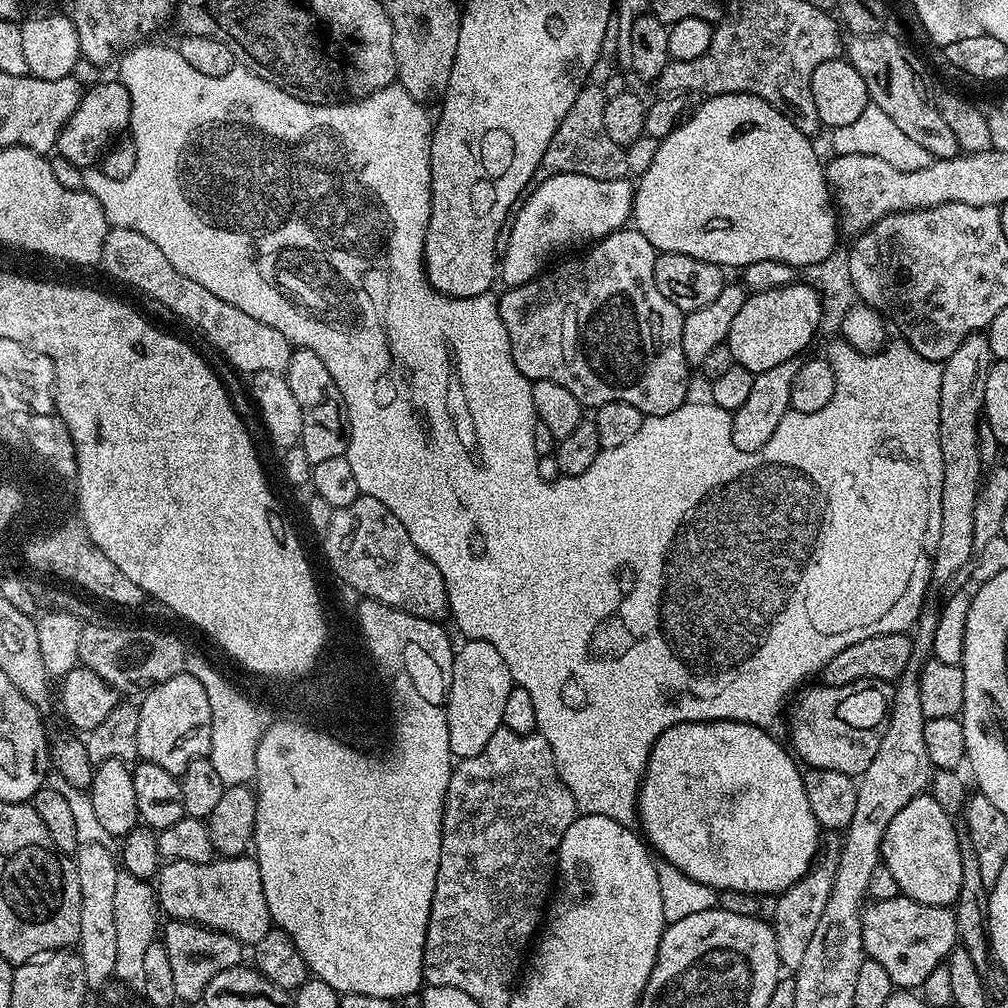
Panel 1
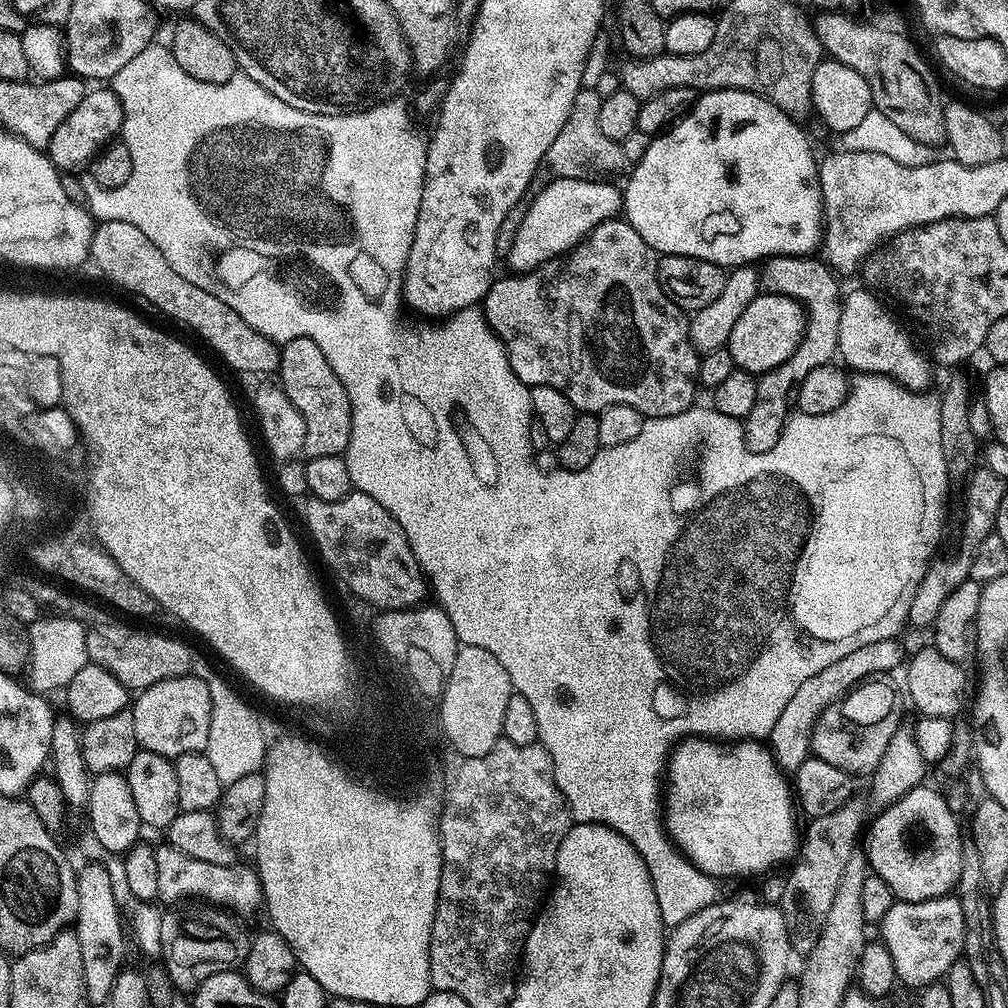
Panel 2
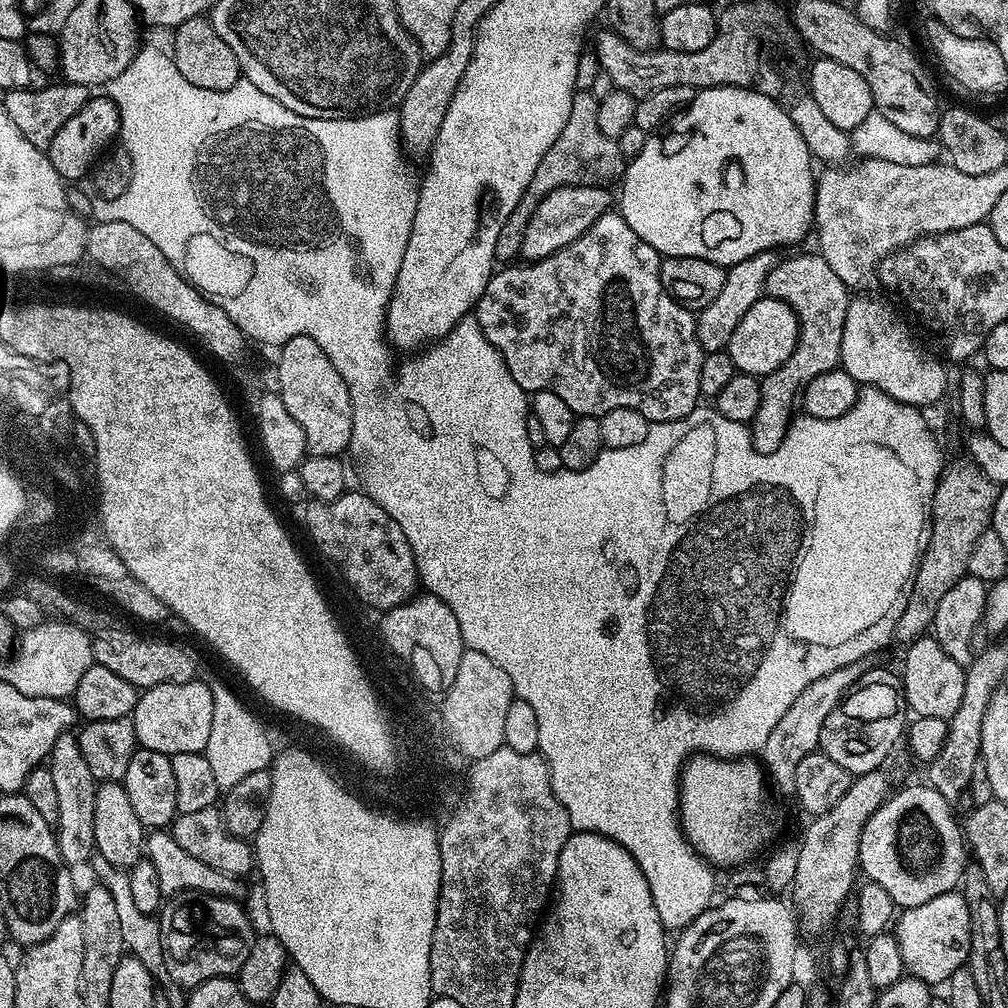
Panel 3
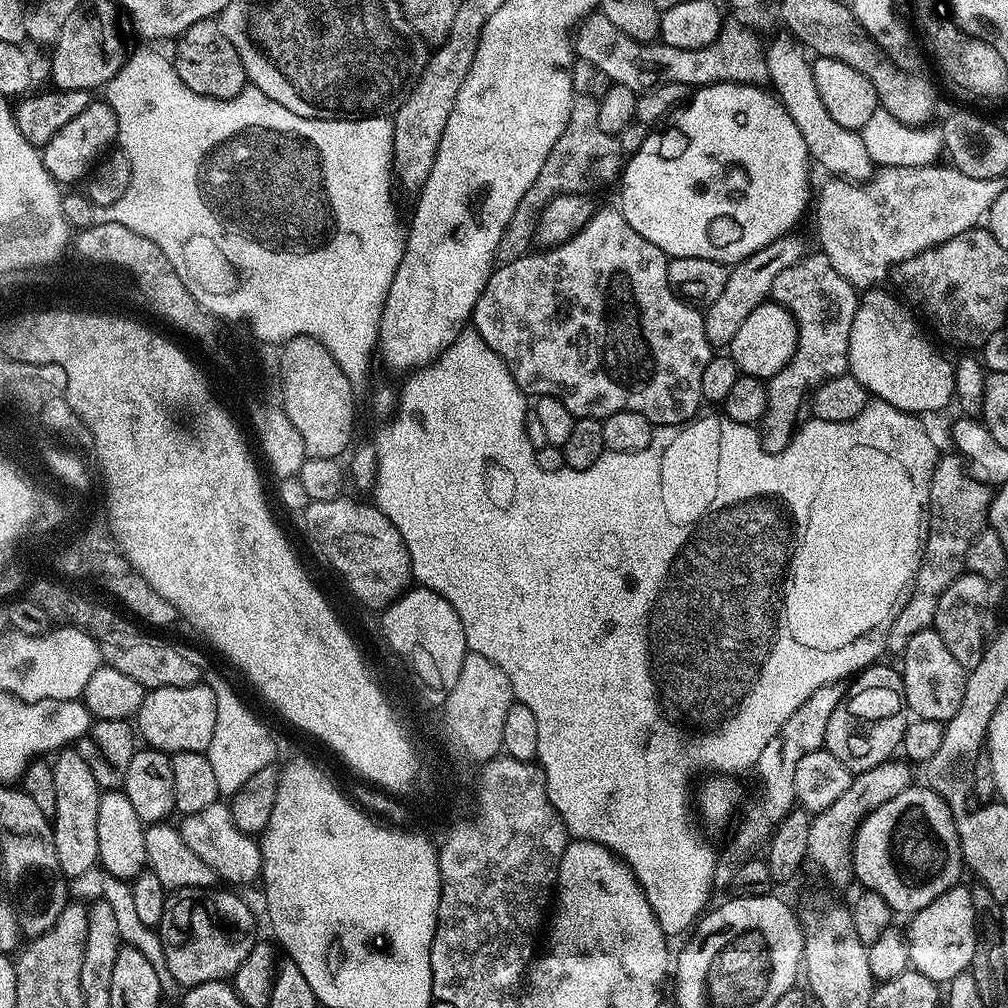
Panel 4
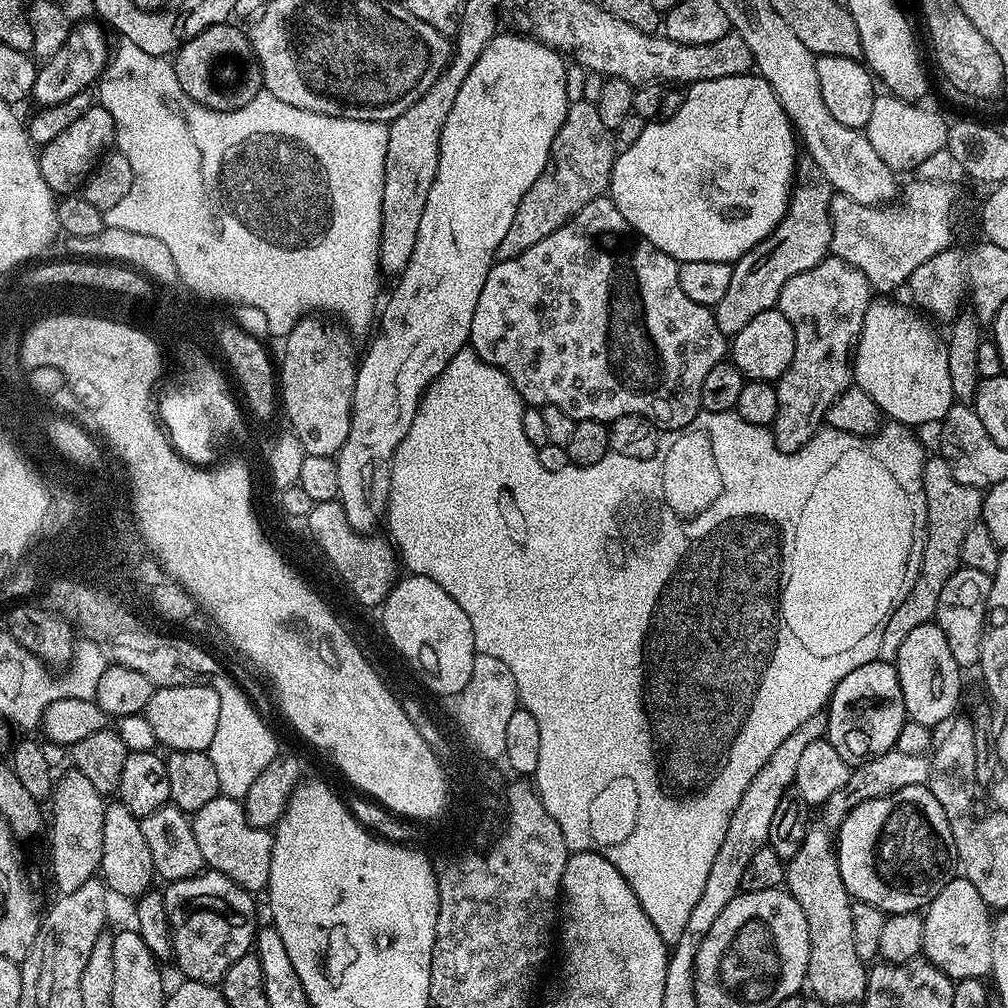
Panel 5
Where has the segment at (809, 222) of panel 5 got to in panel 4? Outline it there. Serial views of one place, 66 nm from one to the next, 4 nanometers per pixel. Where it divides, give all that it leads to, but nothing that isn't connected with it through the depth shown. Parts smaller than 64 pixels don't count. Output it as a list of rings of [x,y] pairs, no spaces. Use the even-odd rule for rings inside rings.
[[[796,235],[778,237],[774,242],[770,242],[770,246],[758,250],[753,256],[747,256],[729,271],[722,294],[718,294],[718,298],[714,298],[714,302],[707,305],[704,312],[706,336],[712,345],[731,345],[734,334],[738,334],[742,322],[746,322],[746,318],[750,318],[750,314],[754,314],[754,310],[758,310],[758,306],[771,297],[774,278],[778,278],[782,270],[790,270],[790,266],[804,259],[804,240]]]

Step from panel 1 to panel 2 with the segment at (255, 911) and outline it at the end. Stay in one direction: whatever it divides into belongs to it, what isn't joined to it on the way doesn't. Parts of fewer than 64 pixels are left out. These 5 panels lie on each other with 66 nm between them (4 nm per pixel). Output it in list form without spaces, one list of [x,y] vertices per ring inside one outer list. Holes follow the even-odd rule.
[[[164,846],[158,852],[160,858],[160,896],[208,896],[209,905],[228,906],[232,904],[231,911],[252,912],[264,903],[264,891],[258,886],[258,876],[243,862],[233,865],[214,866],[206,862],[198,862],[198,858],[184,856],[182,850]]]

